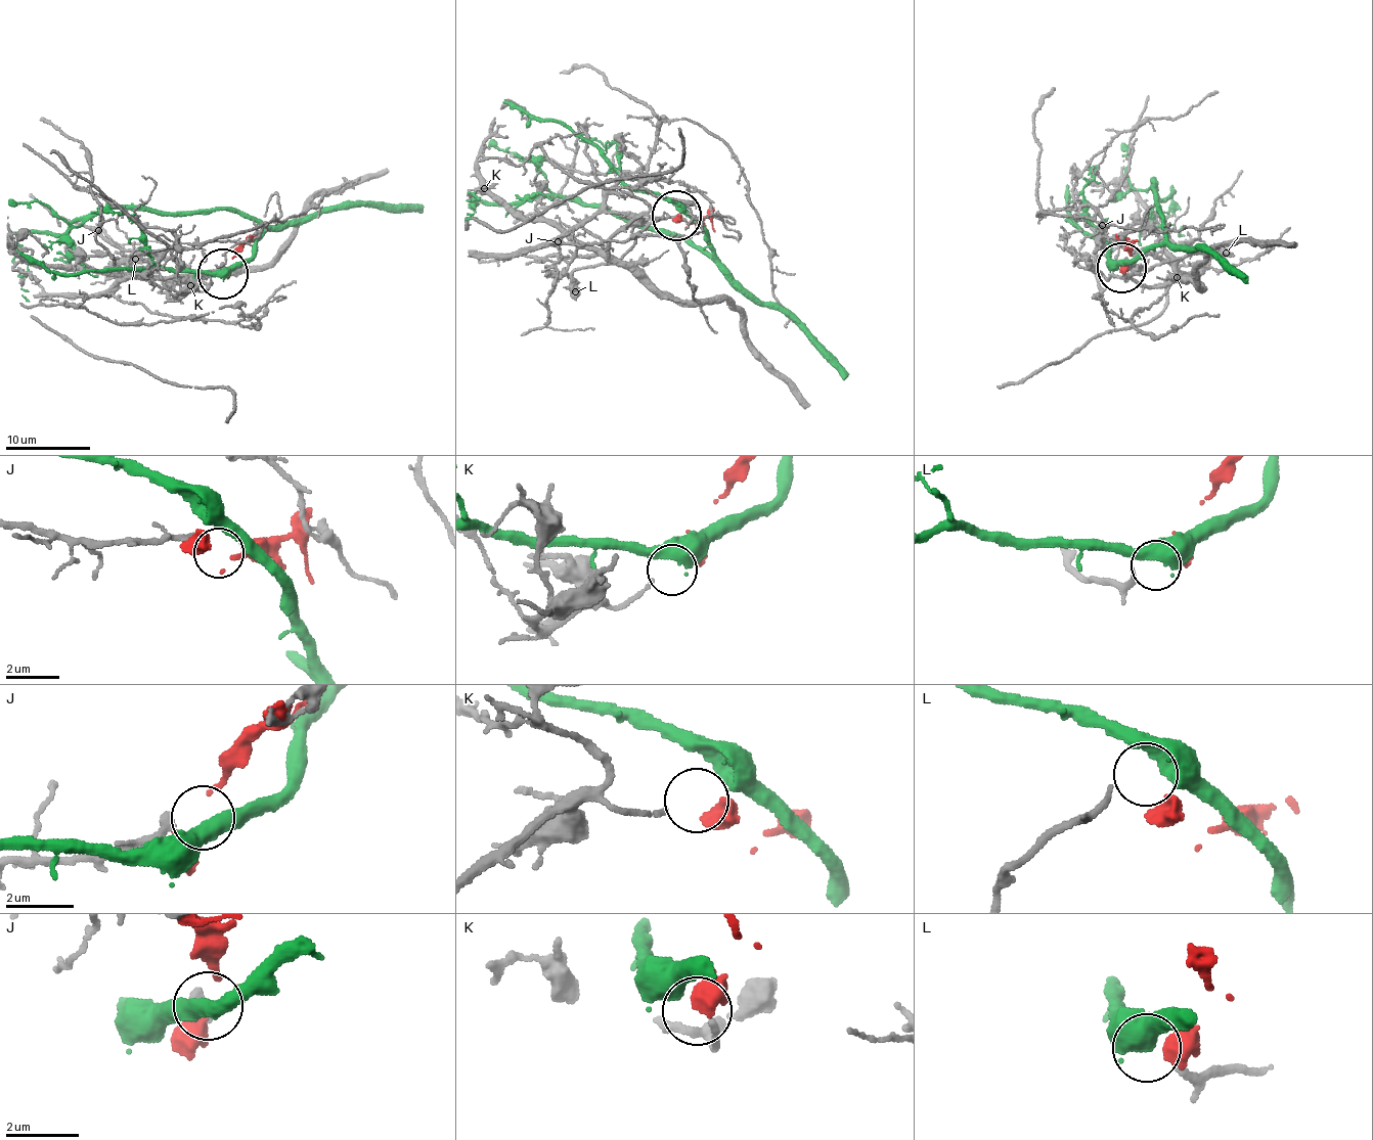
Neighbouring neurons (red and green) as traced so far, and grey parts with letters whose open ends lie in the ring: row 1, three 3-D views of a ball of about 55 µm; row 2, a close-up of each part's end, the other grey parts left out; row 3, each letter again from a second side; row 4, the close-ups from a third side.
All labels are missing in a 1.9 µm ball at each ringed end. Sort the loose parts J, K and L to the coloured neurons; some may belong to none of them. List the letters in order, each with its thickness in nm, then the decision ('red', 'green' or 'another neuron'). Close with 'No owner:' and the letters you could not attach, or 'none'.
J: 300 nm thick; another neuron
K: 130 nm thick; red
L: 170 nm thick; green
No owner: J

